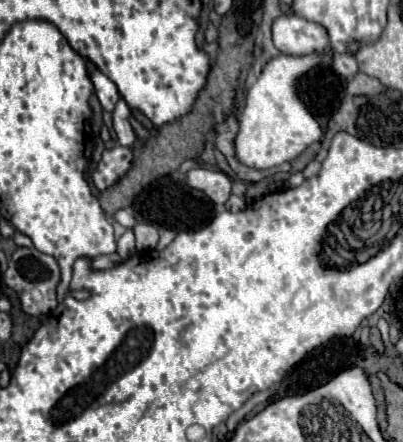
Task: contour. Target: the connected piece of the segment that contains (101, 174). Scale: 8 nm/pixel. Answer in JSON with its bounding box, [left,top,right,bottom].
[91,145,133,191]

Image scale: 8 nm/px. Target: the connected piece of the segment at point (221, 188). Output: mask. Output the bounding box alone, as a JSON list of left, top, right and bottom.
[185,167,231,205]

